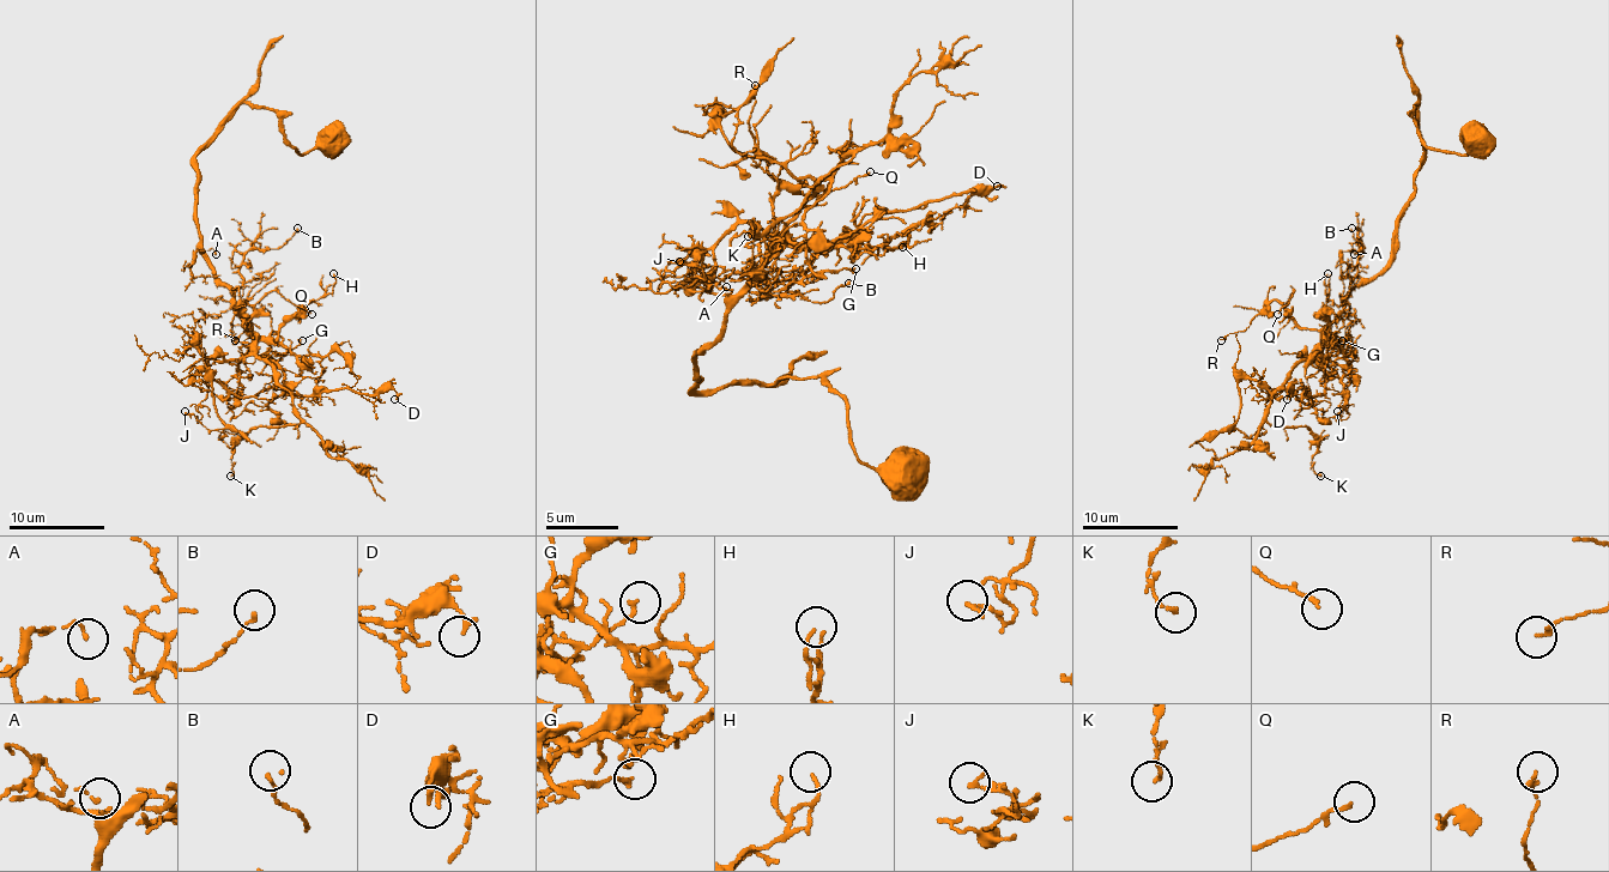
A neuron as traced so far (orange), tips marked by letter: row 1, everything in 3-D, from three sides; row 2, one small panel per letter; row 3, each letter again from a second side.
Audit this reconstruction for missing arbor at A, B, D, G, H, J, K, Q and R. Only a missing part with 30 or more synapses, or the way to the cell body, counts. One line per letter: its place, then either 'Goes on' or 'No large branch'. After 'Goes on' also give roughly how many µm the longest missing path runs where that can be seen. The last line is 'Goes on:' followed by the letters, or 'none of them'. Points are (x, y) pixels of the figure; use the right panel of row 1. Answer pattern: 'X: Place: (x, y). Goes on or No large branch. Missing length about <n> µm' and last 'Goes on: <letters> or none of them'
A: Place: (1354, 254). No large branch
B: Place: (1352, 228). No large branch
D: Place: (1287, 399). No large branch
G: Place: (1342, 340). No large branch
H: Place: (1328, 273). No large branch
J: Place: (1337, 411). No large branch
K: Place: (1320, 476). No large branch
Q: Place: (1277, 314). No large branch
R: Place: (1221, 340). No large branch
Goes on: none of them

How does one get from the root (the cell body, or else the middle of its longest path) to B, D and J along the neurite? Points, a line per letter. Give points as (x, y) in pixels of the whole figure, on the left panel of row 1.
B: (333, 138), (300, 153), (273, 111), (242, 104), (197, 156), (199, 252), (223, 283), (297, 228)
D: (333, 138), (300, 153), (242, 104), (197, 156), (199, 252), (259, 338), (338, 352), (394, 399)
J: (333, 138), (300, 153), (242, 104), (199, 151), (199, 252), (252, 350), (209, 359), (185, 411)

